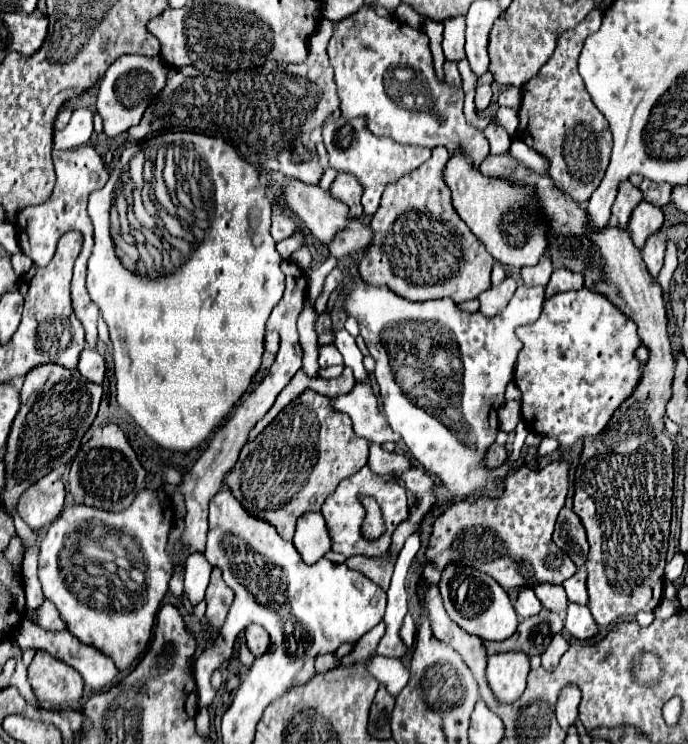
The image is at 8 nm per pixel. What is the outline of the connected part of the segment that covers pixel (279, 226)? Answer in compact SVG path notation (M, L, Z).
M279 213L279 215L273 215L273 225L271 225L271 235L275 241L283 241L285 237L293 235L293 231L297 229L297 223L291 215L287 213Z

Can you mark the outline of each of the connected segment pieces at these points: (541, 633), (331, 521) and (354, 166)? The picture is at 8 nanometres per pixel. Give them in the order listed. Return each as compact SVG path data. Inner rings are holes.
M543 609L541 613L525 619L519 623L517 631L505 641L483 641L483 647L489 655L501 651L523 651L527 657L541 655L545 647L551 643L555 633L563 631L563 617L553 611Z
M363 467L361 471L357 471L355 475L343 479L337 487L337 491L333 495L329 495L329 499L325 501L323 509L321 509L329 529L331 529L331 537L333 537L333 551L343 553L345 557L353 557L353 555L383 555L389 549L389 539L391 533L395 531L395 527L407 519L409 515L409 505L407 505L407 491L403 485L399 485L399 481L393 475L375 475L371 473L369 467ZM361 495L369 495L375 497L375 501L381 507L383 513L383 521L385 521L385 533L377 539L365 539L361 533L361 525L365 521L365 507L359 501Z
M331 117L323 125L323 139L329 151L329 165L337 171L345 171L357 177L363 187L363 209L367 215L375 213L381 201L381 195L389 183L399 181L403 175L415 171L431 157L431 149L427 147L405 147L389 137L375 137L363 119L345 119L339 117L333 121Z

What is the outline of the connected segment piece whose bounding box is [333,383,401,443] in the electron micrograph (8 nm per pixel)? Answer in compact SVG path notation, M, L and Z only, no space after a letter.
M357 383L351 393L333 399L333 407L351 417L355 433L363 439L369 439L373 443L385 443L385 441L395 443L401 439L401 435L391 431L389 421L379 411L379 405L369 385Z

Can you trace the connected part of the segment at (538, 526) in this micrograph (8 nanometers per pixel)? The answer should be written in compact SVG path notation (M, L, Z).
M555 461L545 469L533 471L519 467L503 481L503 493L499 497L467 497L451 503L433 523L433 533L425 551L425 559L439 571L445 571L449 563L463 563L491 575L511 599L525 587L537 583L561 585L575 575L577 567L553 543L553 527L557 513L565 507L569 493L569 463Z

